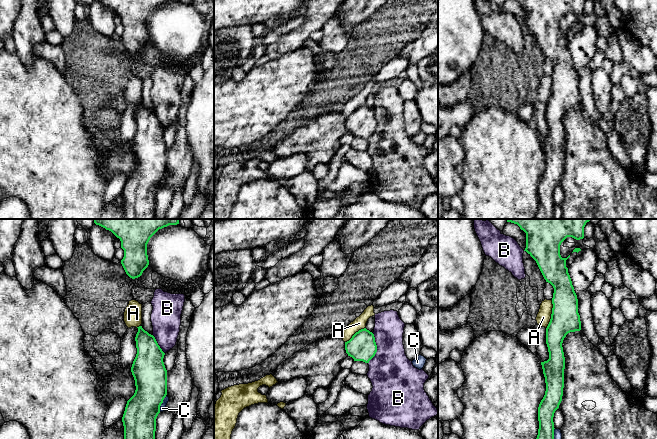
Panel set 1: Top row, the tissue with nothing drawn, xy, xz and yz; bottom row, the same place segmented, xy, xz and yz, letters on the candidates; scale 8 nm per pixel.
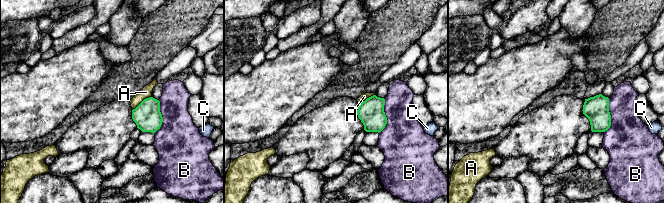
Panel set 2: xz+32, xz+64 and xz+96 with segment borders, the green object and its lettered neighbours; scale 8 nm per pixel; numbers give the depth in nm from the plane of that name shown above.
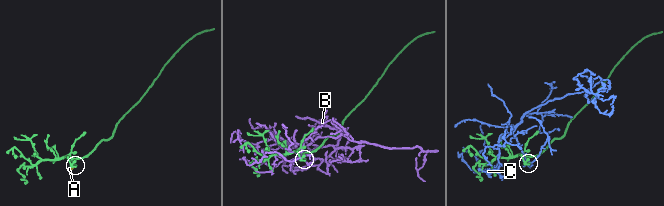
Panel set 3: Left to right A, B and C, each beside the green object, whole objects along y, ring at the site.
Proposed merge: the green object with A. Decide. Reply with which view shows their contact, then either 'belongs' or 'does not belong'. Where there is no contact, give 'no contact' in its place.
meets green in yz; does not belong

